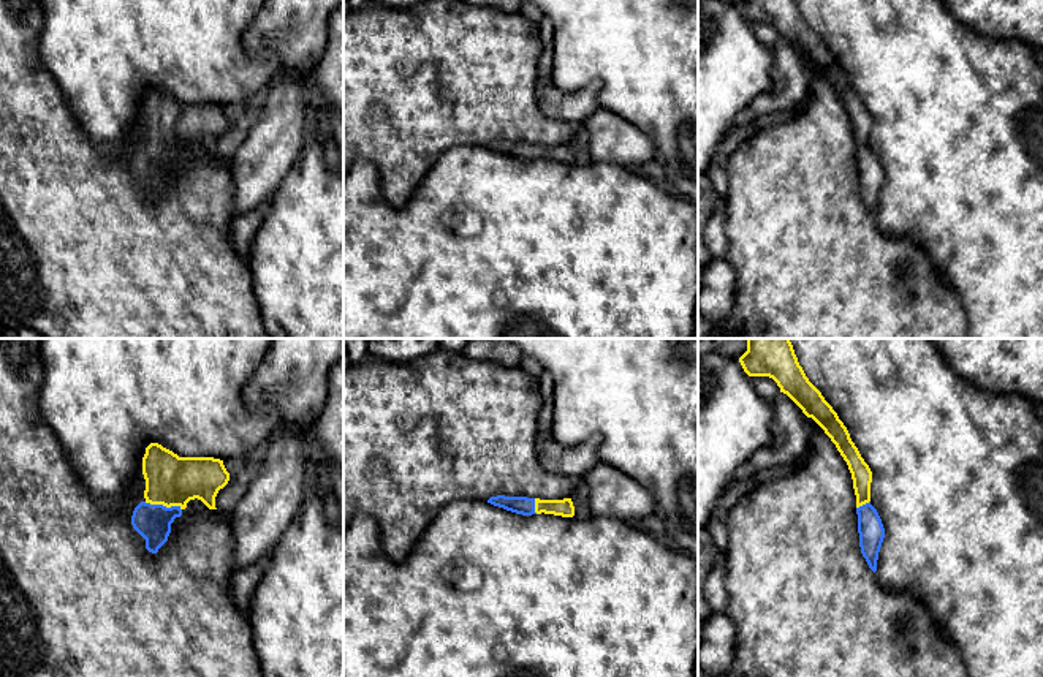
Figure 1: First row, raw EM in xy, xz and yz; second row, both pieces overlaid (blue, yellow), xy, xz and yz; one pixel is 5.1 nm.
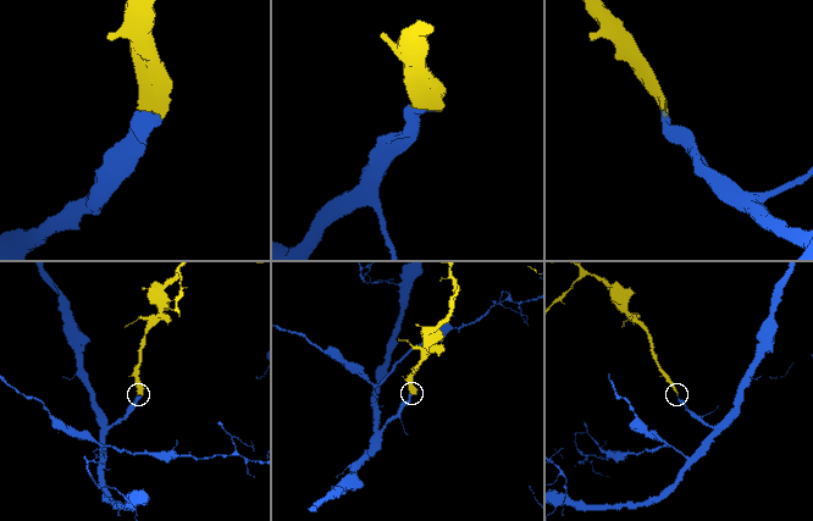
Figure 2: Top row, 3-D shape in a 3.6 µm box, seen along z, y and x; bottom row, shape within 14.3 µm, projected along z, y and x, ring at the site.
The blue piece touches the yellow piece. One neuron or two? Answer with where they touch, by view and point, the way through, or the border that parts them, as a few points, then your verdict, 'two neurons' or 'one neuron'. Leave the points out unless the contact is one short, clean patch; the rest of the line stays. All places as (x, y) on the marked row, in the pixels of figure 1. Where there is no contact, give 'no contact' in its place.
contact xy (162, 505); way xy (152, 522), (162, 505), (170, 480); one neuron

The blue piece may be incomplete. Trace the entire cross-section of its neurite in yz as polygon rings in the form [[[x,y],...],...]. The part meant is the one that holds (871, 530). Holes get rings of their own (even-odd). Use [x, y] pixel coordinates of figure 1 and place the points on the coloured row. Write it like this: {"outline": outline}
{"outline": [[[747,338],[747,351],[739,362],[749,376],[772,378],[780,392],[787,394],[807,418],[812,418],[836,444],[853,479],[861,554],[875,573],[885,528],[877,509],[870,505],[872,471],[837,413],[806,376],[790,338]]]}

